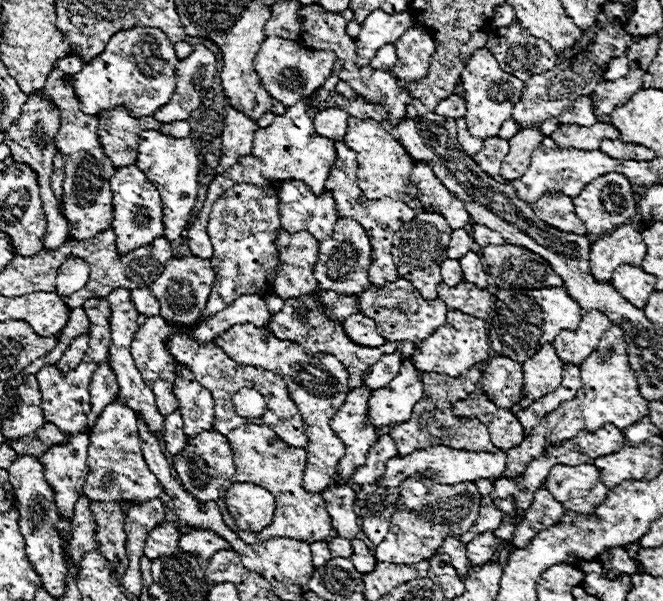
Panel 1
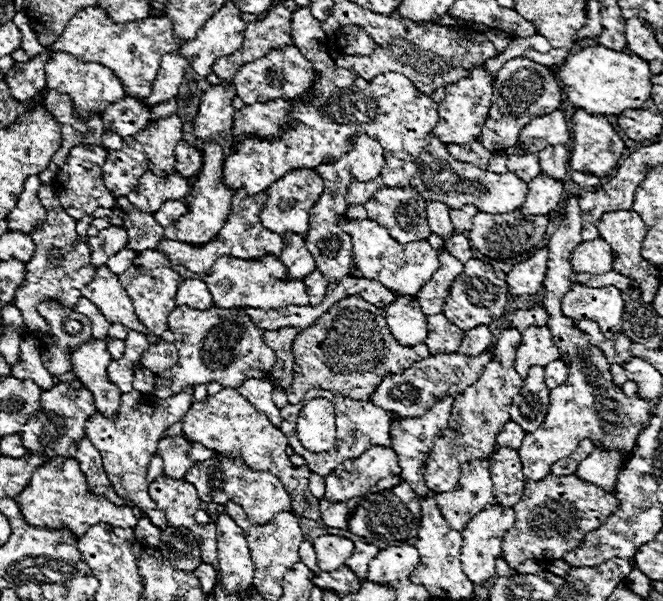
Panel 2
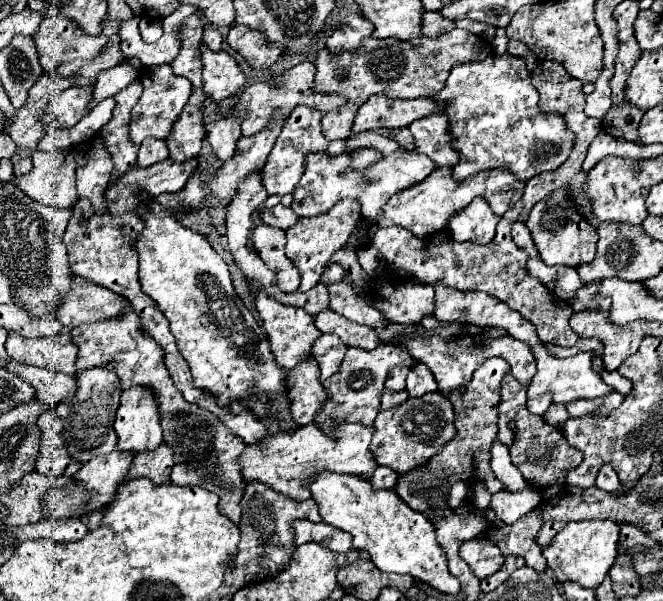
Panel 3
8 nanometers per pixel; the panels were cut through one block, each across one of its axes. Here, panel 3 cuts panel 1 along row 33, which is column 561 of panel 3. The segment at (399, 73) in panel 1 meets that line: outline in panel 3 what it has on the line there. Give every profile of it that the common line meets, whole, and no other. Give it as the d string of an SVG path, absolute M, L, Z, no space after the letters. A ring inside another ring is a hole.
M552 404L552 406L548 408L548 412L544 414L544 418L546 418L546 422L548 422L548 424L562 428L562 426L564 426L564 422L568 420L566 406L562 406L562 404Z

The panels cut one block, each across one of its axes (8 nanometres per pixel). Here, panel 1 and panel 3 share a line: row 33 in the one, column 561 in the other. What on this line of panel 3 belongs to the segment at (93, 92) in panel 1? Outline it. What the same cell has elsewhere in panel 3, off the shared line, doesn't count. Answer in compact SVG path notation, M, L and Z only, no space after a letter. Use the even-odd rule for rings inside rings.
M488 56L482 62L456 64L446 80L446 86L438 96L434 96L434 100L452 102L452 106L446 110L446 116L450 122L450 134L456 142L456 148L460 150L460 162L454 166L454 180L458 182L492 168L508 168L520 180L530 180L544 170L556 170L570 154L574 134L566 130L562 116L550 116L540 112L538 92L530 82L530 74L526 70L524 60L518 56Z

